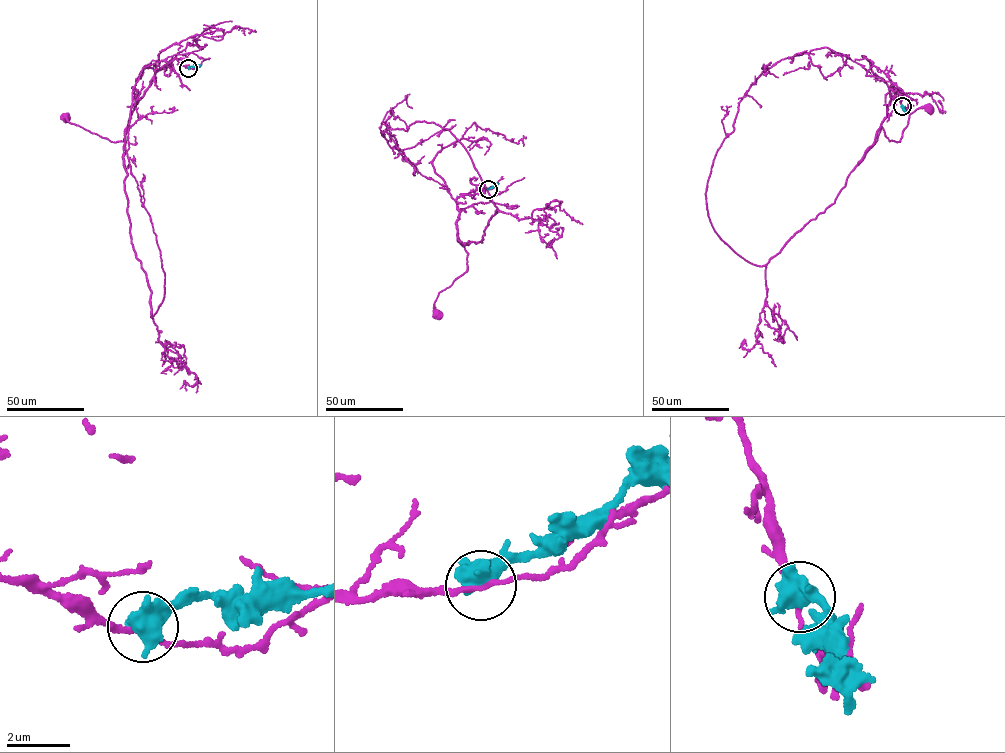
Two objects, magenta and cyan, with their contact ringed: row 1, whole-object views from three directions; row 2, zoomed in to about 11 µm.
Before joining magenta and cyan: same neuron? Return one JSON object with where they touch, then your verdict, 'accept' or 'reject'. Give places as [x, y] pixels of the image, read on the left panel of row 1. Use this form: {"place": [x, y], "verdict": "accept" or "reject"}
{"place": [188, 68], "verdict": "reject"}

